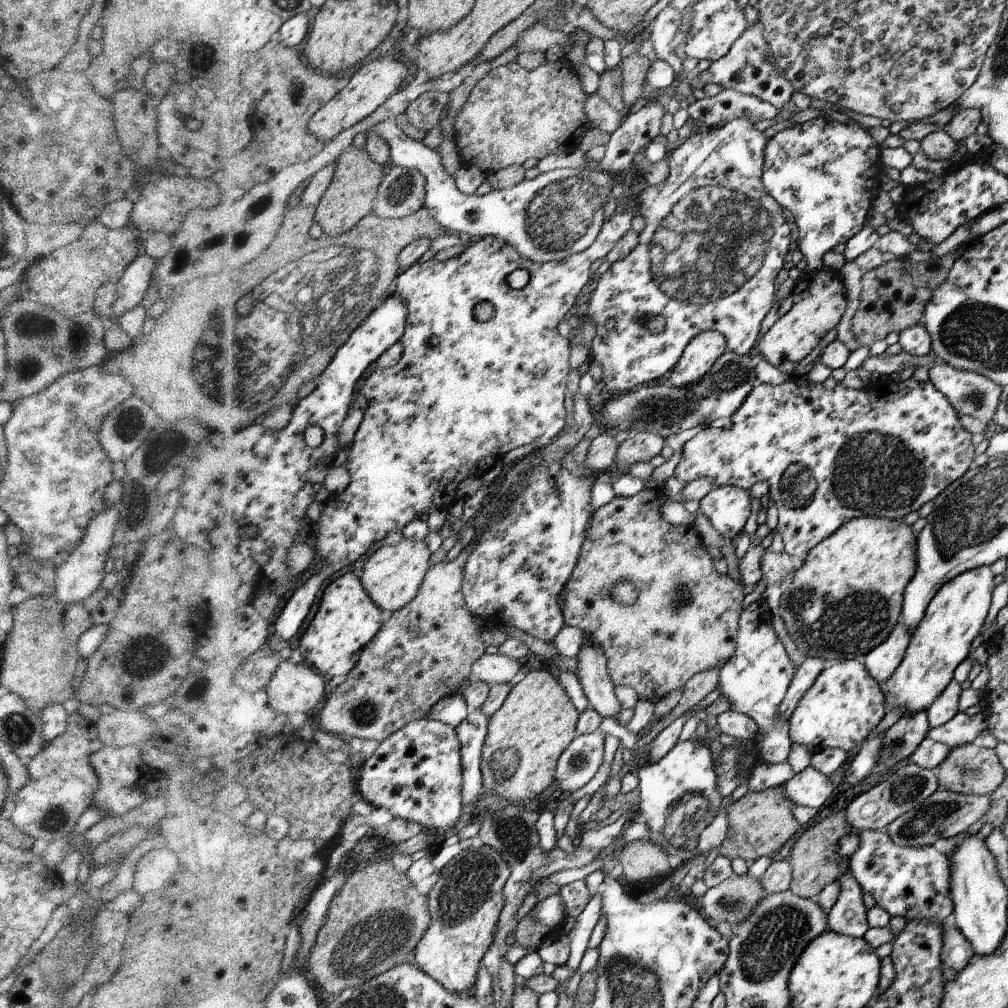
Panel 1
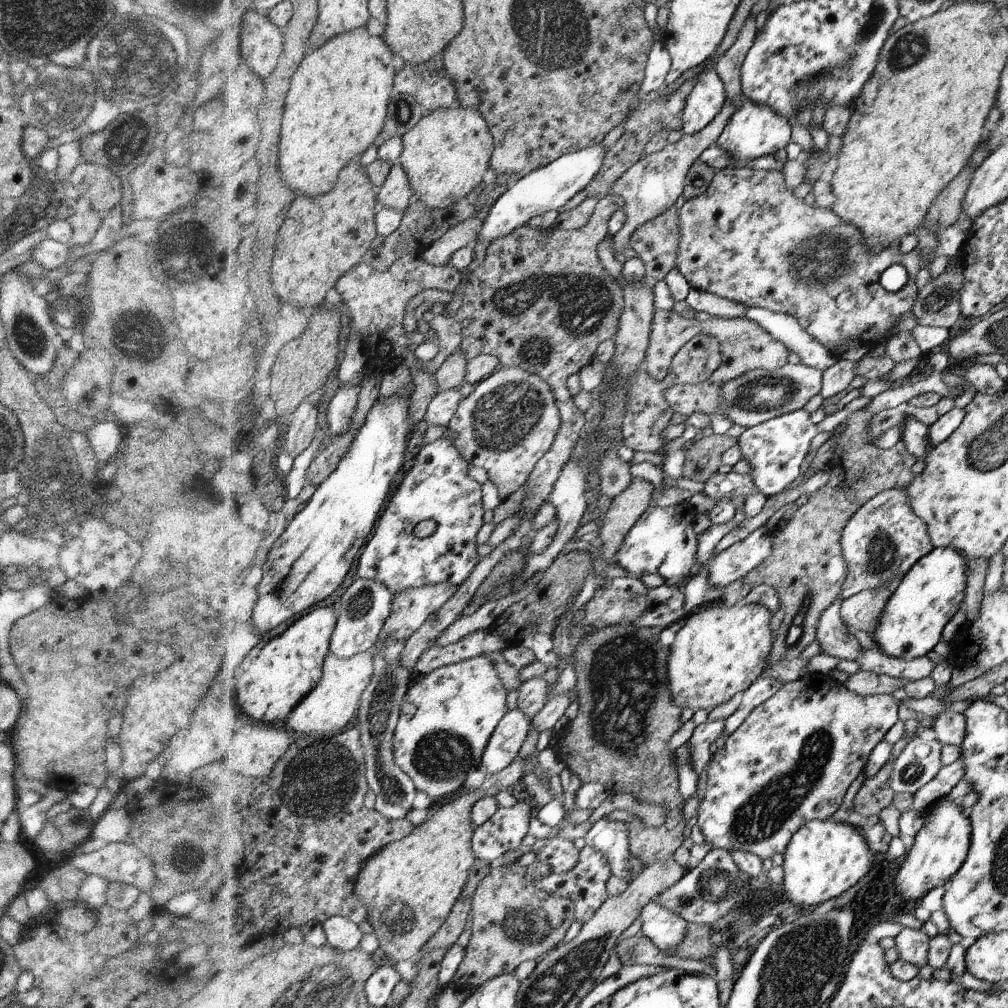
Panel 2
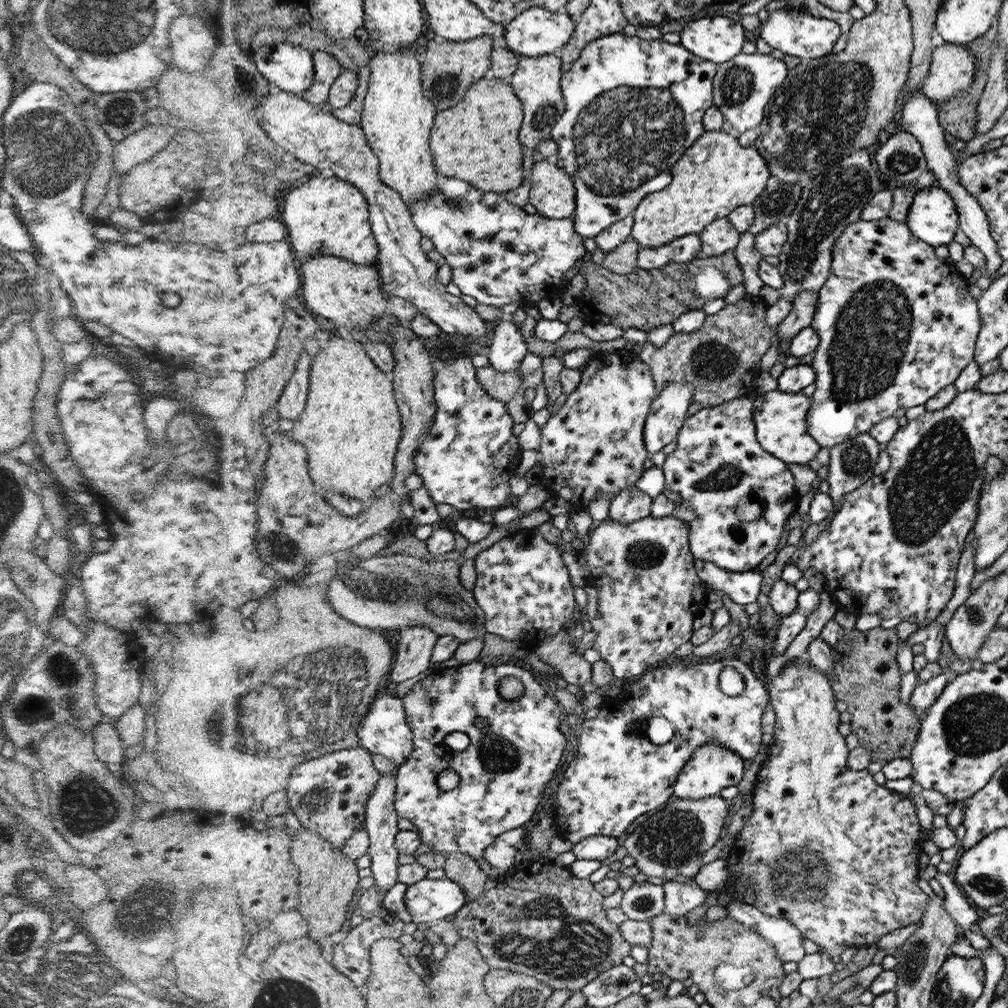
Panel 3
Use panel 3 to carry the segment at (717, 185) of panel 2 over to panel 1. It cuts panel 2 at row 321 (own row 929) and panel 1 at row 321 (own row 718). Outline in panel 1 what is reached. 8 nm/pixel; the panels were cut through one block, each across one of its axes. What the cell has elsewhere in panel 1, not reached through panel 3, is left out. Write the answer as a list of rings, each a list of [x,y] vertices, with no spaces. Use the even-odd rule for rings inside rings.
[[[824,267],[816,272],[804,272],[797,280],[791,292],[793,305],[784,316],[780,317],[760,340],[757,352],[764,356],[772,366],[783,373],[790,371],[808,356],[822,338],[840,322],[846,310],[846,296],[840,276],[840,270]]]

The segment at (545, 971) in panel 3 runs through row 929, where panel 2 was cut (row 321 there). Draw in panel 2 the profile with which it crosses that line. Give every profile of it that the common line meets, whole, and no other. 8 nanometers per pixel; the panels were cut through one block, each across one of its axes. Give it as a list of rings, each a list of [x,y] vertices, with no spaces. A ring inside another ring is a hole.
[[[608,195],[598,201],[592,218],[580,230],[561,229],[556,225],[547,229],[524,225],[492,242],[483,263],[474,270],[474,274],[468,275],[467,280],[472,284],[468,292],[465,288],[466,304],[456,316],[463,326],[461,349],[466,352],[466,358],[471,361],[476,355],[494,355],[504,367],[519,366],[528,372],[536,372],[552,388],[562,392],[566,378],[586,366],[598,346],[619,331],[624,294],[615,278],[604,268],[599,257],[599,244],[608,233],[612,214],[622,210],[623,206],[621,196]]]

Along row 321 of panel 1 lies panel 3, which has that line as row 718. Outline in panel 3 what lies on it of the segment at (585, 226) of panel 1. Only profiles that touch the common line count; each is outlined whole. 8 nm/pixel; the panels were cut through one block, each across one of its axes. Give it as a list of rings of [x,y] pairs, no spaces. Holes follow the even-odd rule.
[[[472,661],[470,664],[434,671],[416,683],[403,700],[408,720],[415,732],[416,750],[412,758],[399,767],[396,806],[402,818],[408,818],[416,824],[426,845],[434,845],[434,850],[447,856],[462,852],[477,859],[486,854],[486,849],[500,835],[532,820],[538,804],[543,800],[546,784],[552,780],[562,762],[566,736],[560,732],[560,706],[546,694],[546,690],[534,680],[530,672],[502,661]],[[506,676],[516,676],[518,680],[522,680],[524,694],[518,700],[502,700],[500,694],[497,694],[498,682]],[[478,718],[487,718],[488,728],[478,728]],[[452,732],[468,734],[470,746],[463,751],[450,748],[446,744],[446,738]],[[442,747],[445,754],[440,757],[436,750]],[[446,753],[451,754],[451,759],[446,760]],[[448,768],[454,769],[461,781],[452,790],[442,790],[438,778]]]

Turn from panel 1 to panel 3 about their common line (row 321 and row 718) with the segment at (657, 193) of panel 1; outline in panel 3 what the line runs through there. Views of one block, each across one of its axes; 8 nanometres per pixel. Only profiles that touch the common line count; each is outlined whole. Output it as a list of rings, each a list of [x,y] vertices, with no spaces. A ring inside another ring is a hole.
[[[723,658],[710,663],[696,663],[687,659],[666,662],[644,676],[627,683],[624,694],[605,698],[595,718],[584,719],[578,738],[578,751],[564,772],[564,779],[558,786],[555,798],[555,835],[568,840],[572,845],[592,836],[620,837],[632,822],[648,812],[663,808],[670,802],[673,786],[680,770],[704,744],[722,744],[732,752],[739,753],[744,760],[756,760],[760,748],[764,748],[764,716],[768,716],[771,703],[768,683],[760,680],[760,672],[752,664],[738,658]],[[732,667],[743,678],[745,688],[739,696],[727,696],[720,689],[719,678],[723,668]],[[654,716],[664,716],[673,728],[673,737],[665,744],[656,746],[648,741],[647,722]]]

